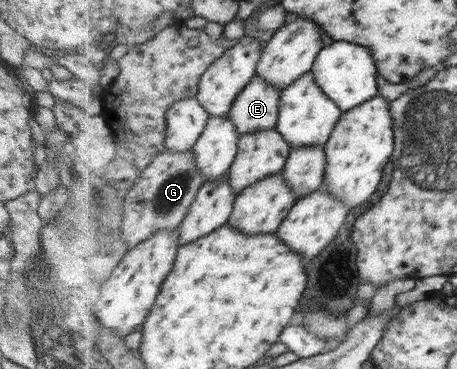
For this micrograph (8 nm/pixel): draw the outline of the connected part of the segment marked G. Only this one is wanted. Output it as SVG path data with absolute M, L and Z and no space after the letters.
M193 150L184 153L168 151L159 153L150 165L140 174L135 186L128 188L125 195L123 238L128 242L128 250L146 241L152 234L163 229L177 229L190 212L204 176L196 163Z

